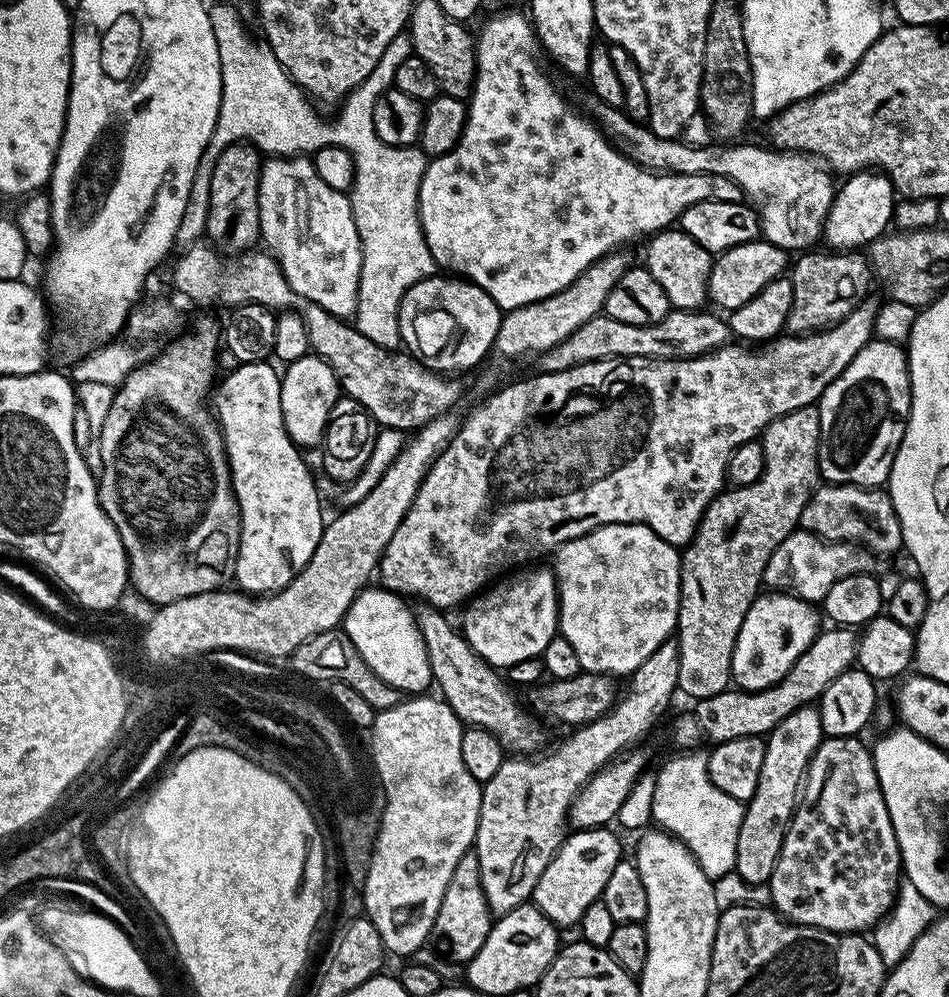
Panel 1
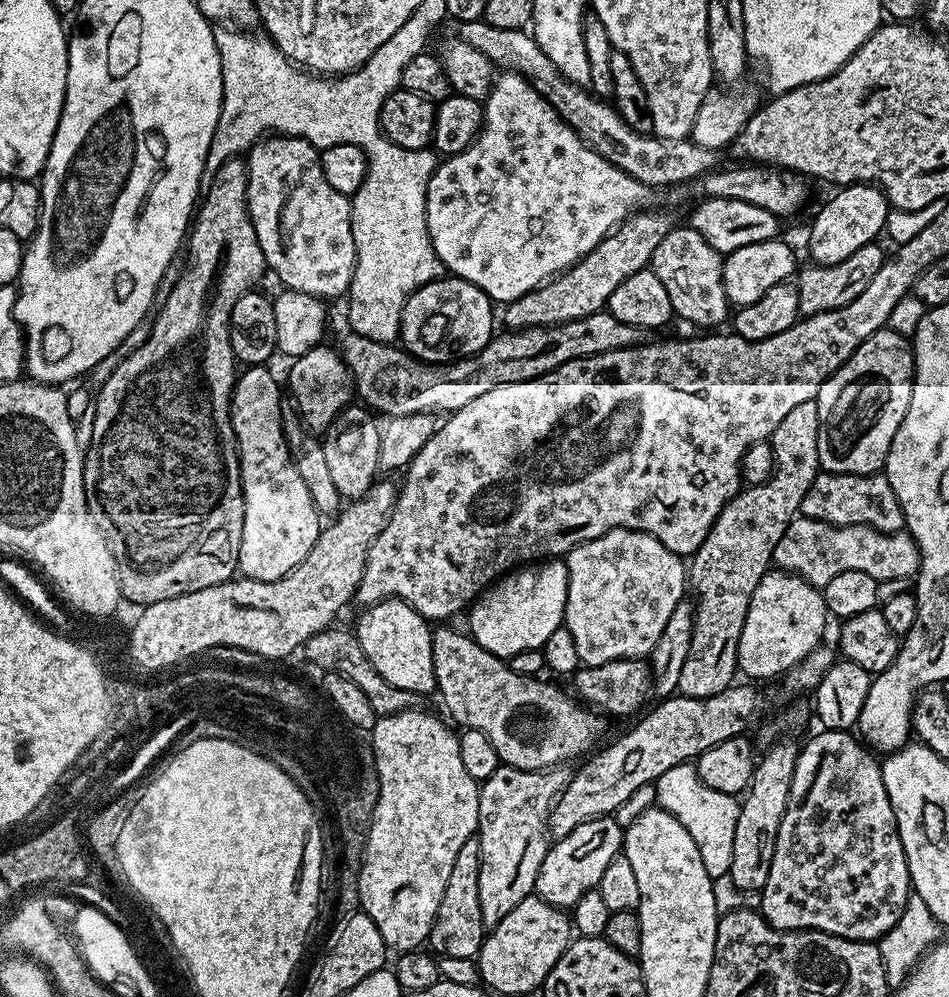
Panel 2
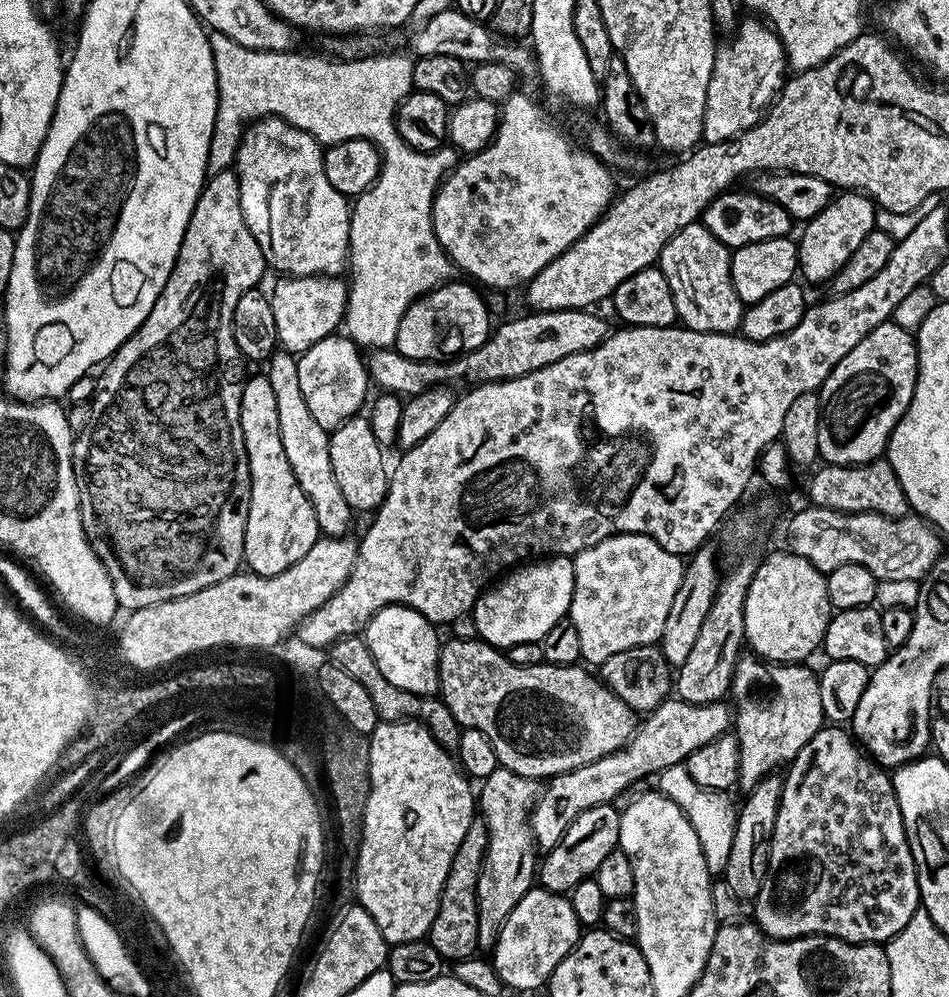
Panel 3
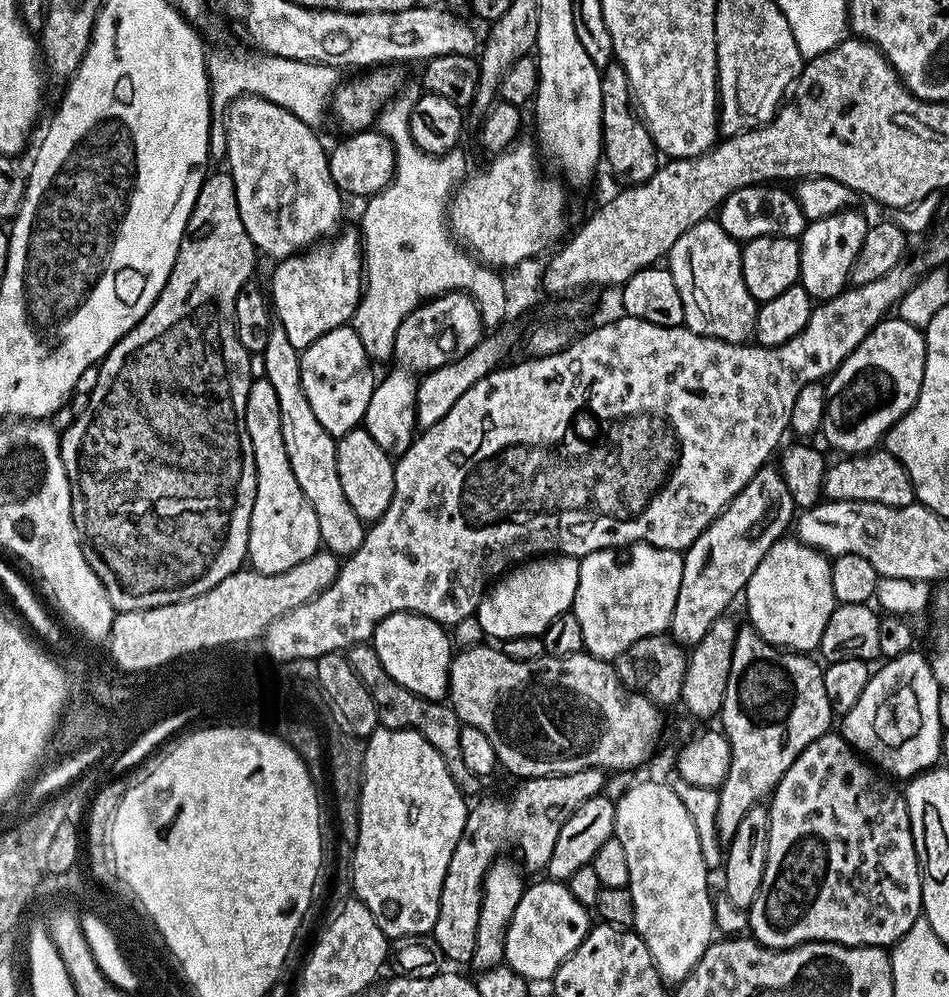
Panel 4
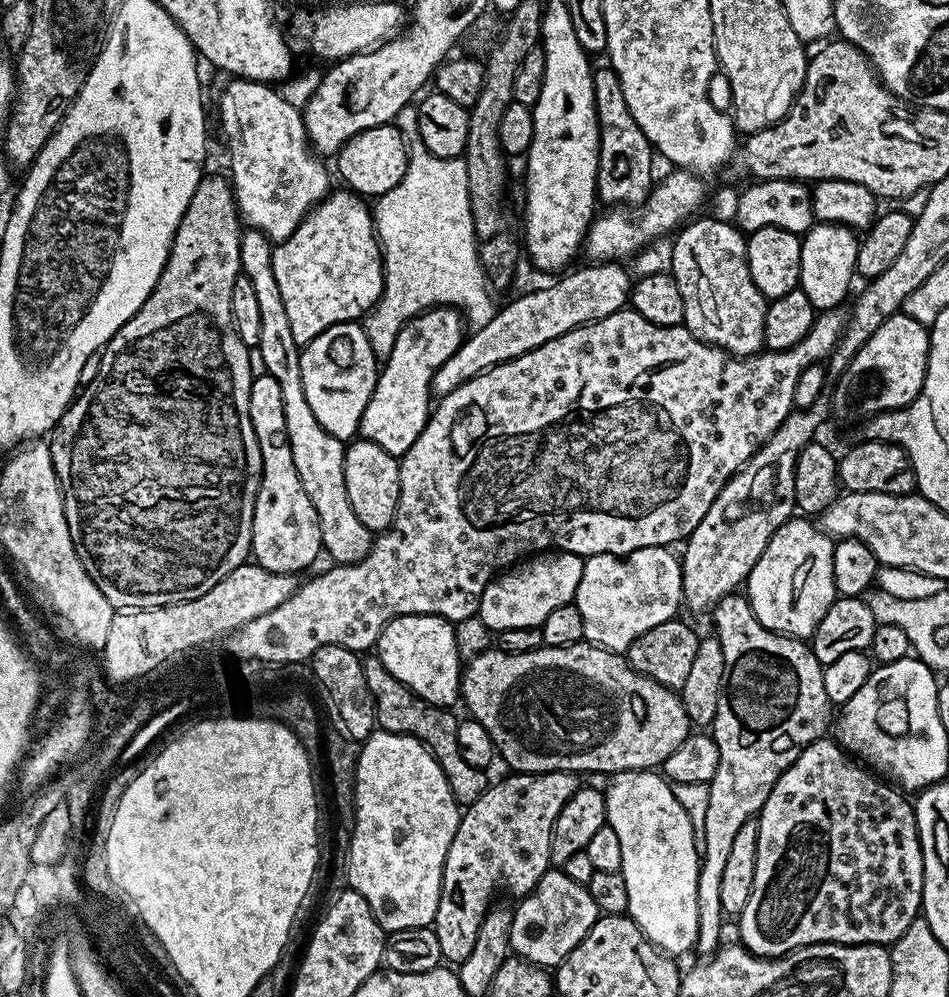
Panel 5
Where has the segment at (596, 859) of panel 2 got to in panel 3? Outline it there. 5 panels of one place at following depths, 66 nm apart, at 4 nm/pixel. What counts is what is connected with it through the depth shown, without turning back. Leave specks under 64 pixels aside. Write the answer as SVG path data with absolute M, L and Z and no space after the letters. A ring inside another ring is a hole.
M615 803L602 806L590 806L590 810L582 810L574 822L562 834L558 846L554 846L543 857L538 868L538 884L547 892L568 894L584 879L595 877L598 866L606 858L606 854L617 851L620 842L621 809Z

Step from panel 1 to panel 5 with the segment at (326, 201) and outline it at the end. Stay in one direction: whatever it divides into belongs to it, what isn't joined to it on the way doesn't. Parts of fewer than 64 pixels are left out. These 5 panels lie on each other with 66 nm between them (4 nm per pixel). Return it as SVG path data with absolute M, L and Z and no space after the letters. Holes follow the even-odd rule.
M232 78L220 96L220 124L228 143L228 160L232 163L230 179L236 194L236 207L255 231L273 242L290 238L311 208L315 208L330 191L325 161L310 147L301 109L286 102L283 91L258 80Z

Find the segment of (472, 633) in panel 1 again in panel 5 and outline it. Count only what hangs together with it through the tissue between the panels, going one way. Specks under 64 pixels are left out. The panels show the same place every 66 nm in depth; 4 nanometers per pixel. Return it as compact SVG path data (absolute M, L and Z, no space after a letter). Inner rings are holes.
M549 550L533 554L497 575L486 590L480 595L479 615L486 626L490 626L493 634L506 630L522 630L523 628L539 628L550 618L550 613L558 610L558 606L573 603L578 590L578 582L582 582L582 570L585 557L573 552Z

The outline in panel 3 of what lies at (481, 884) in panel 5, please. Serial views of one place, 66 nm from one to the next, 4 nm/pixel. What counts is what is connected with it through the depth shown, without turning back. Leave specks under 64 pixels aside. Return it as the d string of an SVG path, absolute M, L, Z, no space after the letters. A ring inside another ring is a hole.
M679 698L663 700L654 711L639 721L636 732L623 748L614 754L598 758L598 762L590 762L586 766L578 766L551 777L543 785L530 813L532 838L536 841L537 849L541 853L548 853L554 846L558 846L570 822L574 822L582 810L619 801L619 796L635 780L640 780L651 772L665 772L675 764L684 764L688 756L698 750L698 746L706 746L706 742L725 735L733 724L734 712L727 703L691 704ZM473 819L470 830L466 830L466 838L462 838L462 846L458 846L458 850L450 862L450 870L446 874L446 882L442 886L438 914L426 937L428 943L434 946L434 950L438 950L438 954L444 957L445 961L467 960L477 951L476 883L480 868L484 865L486 849L488 849L488 827L484 824L483 819Z

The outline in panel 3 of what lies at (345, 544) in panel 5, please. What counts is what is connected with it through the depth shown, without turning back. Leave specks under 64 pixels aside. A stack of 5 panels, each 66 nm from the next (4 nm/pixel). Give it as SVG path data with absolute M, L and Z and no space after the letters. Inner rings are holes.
M283 350L273 352L266 361L266 375L278 406L278 434L282 434L282 450L286 450L286 462L290 462L294 478L298 478L298 486L302 486L302 494L306 494L314 510L321 533L326 536L348 536L354 513L334 478L334 466L330 466L330 432L318 426L314 414L310 414L310 406L306 406L306 398L302 398L296 362L297 357L293 353Z

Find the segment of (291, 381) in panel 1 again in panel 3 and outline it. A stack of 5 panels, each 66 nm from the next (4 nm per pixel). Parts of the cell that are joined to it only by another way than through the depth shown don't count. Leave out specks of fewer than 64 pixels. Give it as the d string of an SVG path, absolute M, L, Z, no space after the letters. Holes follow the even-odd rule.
M333 334L322 338L310 350L299 353L298 383L302 386L302 398L306 398L306 406L310 406L310 414L318 426L329 430L337 428L342 422L357 415L360 408L369 399L370 377L368 365L361 349L344 334Z

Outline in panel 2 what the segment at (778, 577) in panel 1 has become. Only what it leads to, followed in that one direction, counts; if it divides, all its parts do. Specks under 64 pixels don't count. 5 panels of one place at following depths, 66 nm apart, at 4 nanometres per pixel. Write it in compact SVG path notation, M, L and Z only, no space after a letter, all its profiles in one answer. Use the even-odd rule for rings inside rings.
M797 515L790 526L786 526L786 534L778 538L778 546L774 546L772 551L772 564L779 571L800 576L815 588L823 590L830 578L846 570L862 570L877 582L915 577L920 569L920 548L907 531L879 532L864 524L839 528L824 520Z

